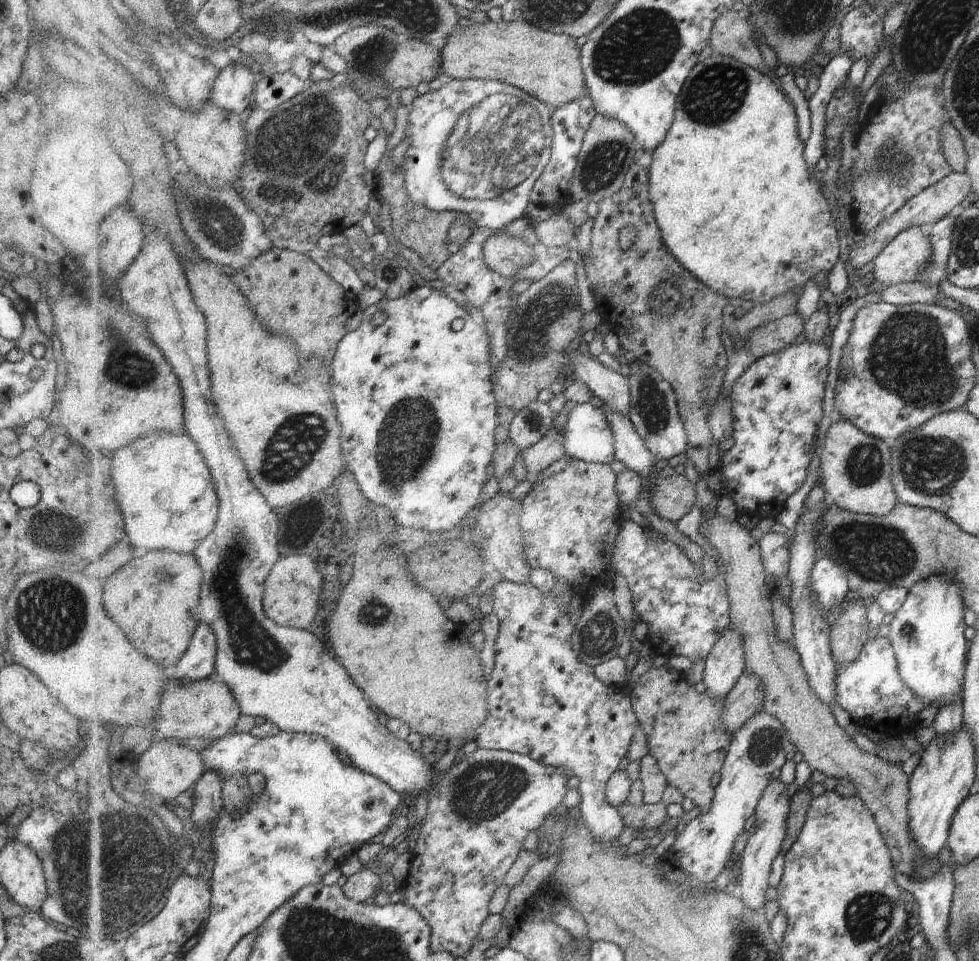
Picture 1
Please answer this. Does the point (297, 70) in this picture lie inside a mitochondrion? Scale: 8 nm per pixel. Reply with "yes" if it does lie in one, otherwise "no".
no

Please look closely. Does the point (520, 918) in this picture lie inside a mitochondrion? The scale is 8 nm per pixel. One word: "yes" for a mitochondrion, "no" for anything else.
no

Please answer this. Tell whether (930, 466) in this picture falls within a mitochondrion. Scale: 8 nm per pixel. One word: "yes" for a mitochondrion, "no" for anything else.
yes

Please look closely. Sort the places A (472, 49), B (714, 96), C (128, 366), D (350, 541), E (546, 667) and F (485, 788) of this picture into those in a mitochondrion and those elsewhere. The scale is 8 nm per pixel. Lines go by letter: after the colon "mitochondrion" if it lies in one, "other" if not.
A: other
B: mitochondrion
C: mitochondrion
D: other
E: other
F: mitochondrion

